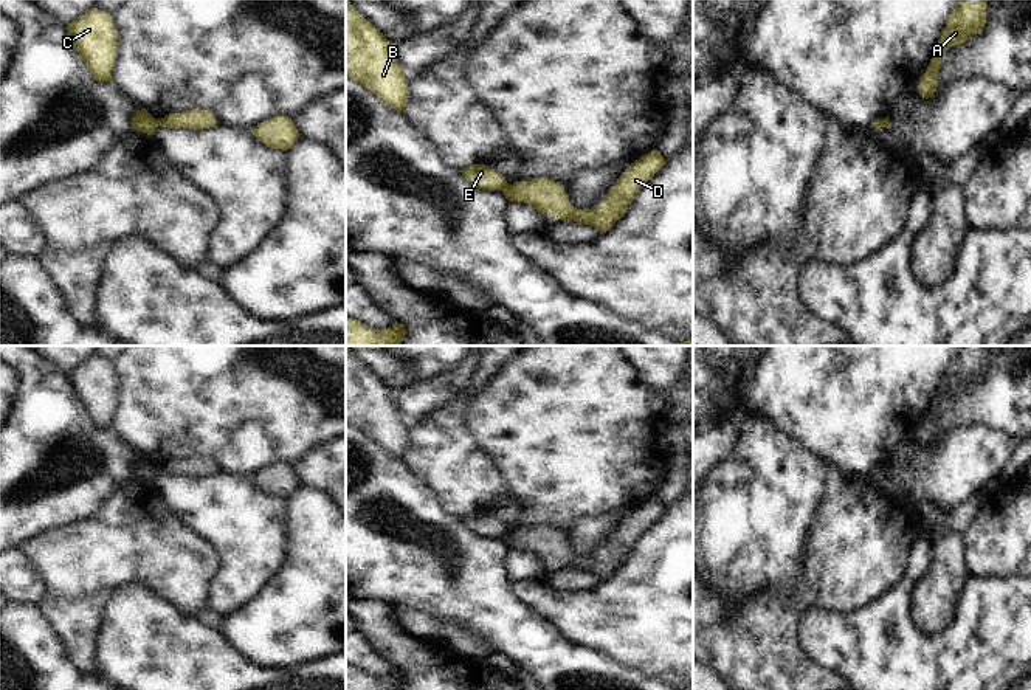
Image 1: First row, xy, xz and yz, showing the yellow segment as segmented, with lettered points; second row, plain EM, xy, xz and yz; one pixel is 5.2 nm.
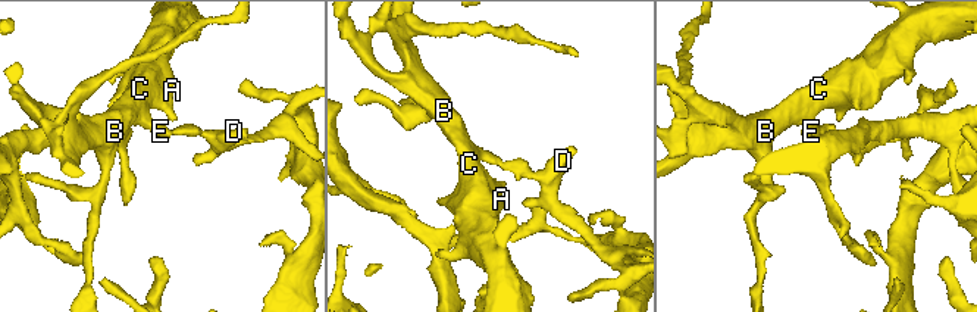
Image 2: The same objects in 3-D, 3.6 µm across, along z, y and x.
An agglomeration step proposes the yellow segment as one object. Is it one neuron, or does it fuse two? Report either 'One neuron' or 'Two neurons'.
Two neurons

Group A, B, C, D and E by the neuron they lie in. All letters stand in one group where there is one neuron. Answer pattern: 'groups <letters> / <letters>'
groups A B C E / D

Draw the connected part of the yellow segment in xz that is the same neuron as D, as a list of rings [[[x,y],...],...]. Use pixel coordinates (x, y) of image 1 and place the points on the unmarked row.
[[[657,498],[642,502],[617,526],[595,557],[574,555],[564,533],[546,524],[532,529],[515,529],[502,536],[502,541],[509,549],[524,549],[538,560],[563,569],[574,568],[580,572],[591,572],[602,581],[623,564],[639,536],[662,516],[665,509]]]

